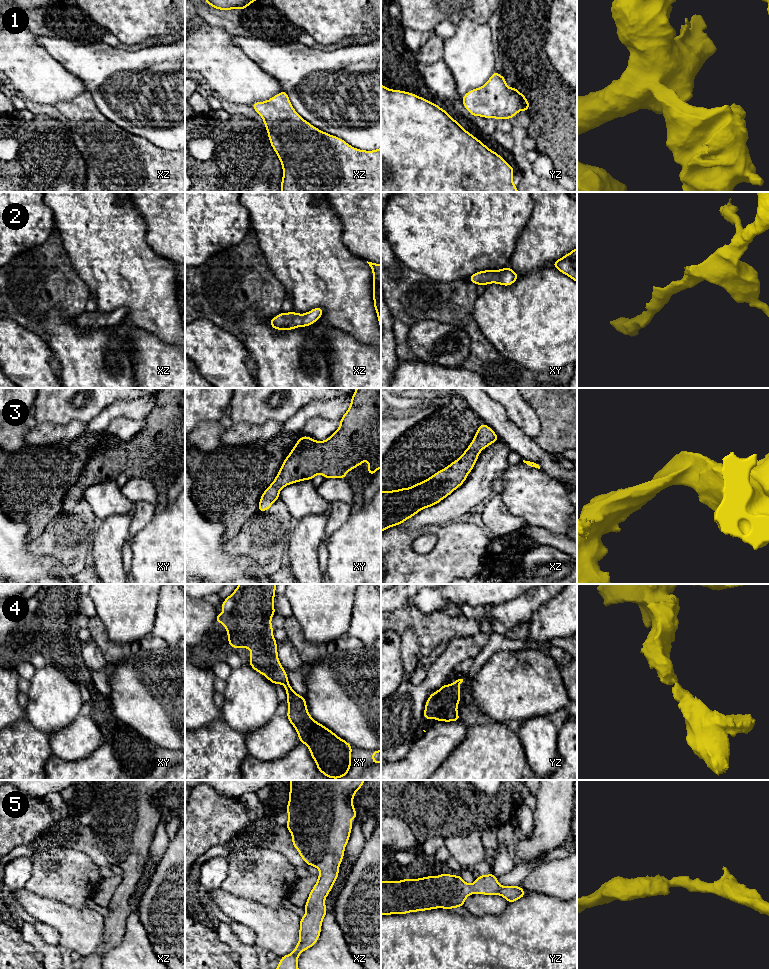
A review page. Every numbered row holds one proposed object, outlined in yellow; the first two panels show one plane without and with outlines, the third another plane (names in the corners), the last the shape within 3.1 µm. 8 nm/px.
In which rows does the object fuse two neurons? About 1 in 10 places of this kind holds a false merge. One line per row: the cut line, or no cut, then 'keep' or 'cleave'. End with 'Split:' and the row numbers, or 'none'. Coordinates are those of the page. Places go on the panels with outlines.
1: no cut | keep
2: no cut | keep
3: no cut | keep
4: no cut | keep
5: no cut | keep
Split: none

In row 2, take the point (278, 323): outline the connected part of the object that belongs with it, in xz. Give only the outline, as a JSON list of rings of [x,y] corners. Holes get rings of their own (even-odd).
[[[316,307],[304,314],[298,314],[294,311],[288,313],[279,313],[276,317],[269,320],[272,328],[275,330],[293,330],[300,326],[307,327],[315,323],[324,313],[321,307]]]

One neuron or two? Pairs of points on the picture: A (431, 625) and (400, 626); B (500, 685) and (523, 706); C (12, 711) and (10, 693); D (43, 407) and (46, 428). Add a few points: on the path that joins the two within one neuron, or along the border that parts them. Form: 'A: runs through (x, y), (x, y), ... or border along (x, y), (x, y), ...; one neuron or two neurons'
A: runs through (423, 625), (408, 624); one neuron
B: runs through (506, 689), (517, 700); one neuron
C: runs through (10, 707), (10, 697); one neuron
D: border along (69, 422), (65, 424), (50, 422), (37, 424); two neurons

